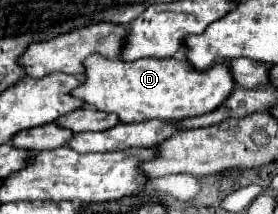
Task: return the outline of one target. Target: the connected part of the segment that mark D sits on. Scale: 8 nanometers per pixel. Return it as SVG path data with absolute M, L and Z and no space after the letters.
M92 55L84 61L84 81L78 89L70 91L76 99L82 99L86 105L92 105L96 111L102 113L116 113L120 123L138 123L148 119L160 121L180 121L186 117L196 117L214 111L220 103L232 93L234 79L226 65L214 65L210 71L198 71L186 59L136 59L136 61L120 61L120 59L106 59L102 55Z

